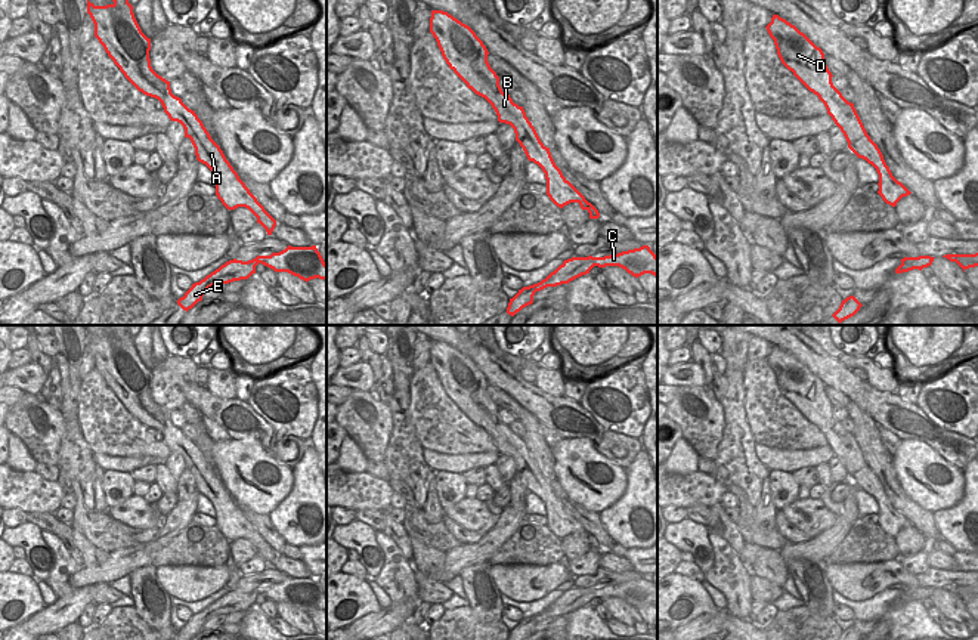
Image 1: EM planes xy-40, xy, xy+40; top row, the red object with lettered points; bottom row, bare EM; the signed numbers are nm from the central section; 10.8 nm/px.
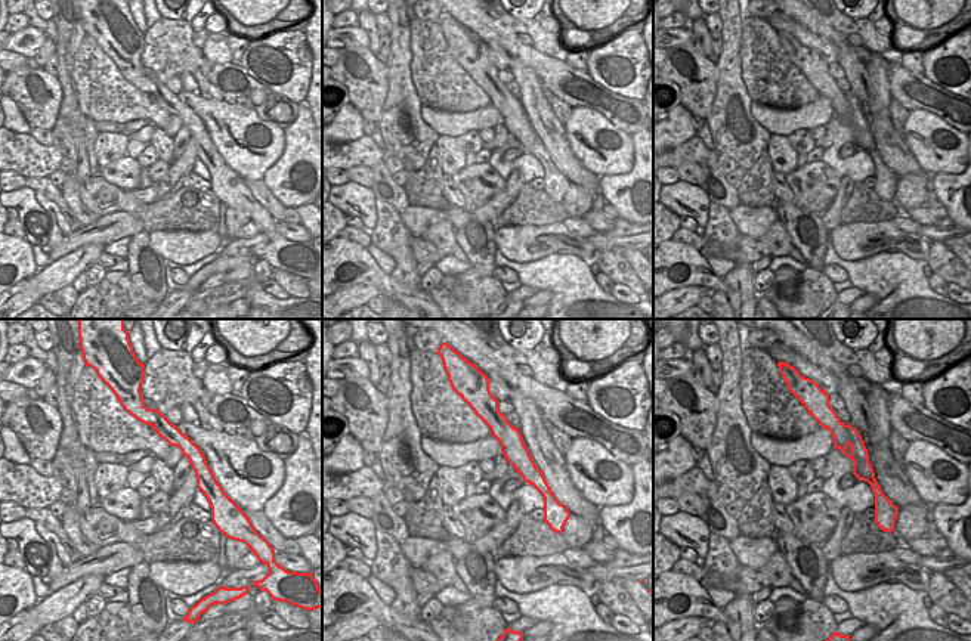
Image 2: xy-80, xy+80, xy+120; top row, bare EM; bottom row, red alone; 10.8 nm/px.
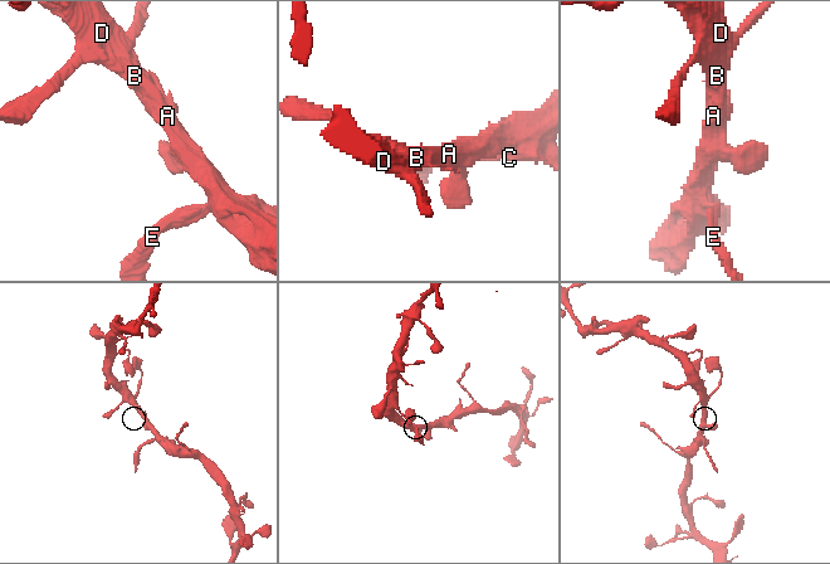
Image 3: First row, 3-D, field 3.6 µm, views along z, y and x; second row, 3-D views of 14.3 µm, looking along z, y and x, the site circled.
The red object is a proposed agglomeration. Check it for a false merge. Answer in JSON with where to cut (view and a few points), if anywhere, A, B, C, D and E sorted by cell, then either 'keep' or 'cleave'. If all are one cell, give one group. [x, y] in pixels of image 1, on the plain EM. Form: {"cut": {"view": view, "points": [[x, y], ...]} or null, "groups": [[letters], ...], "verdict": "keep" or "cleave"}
{"cut": null, "groups": [["A", "B", "C", "D", "E"]], "verdict": "keep"}

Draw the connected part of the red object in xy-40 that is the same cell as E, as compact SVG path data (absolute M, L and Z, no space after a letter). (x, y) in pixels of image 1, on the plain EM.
M288 576L279 584L272 584L270 587L257 587L248 593L236 590L226 593L199 613L192 615L185 627L177 631L177 636L182 640L192 640L198 633L202 631L202 627L208 619L216 615L229 615L233 612L248 610L253 605L256 605L256 597L259 594L273 600L275 603L288 603L306 613L315 609L326 612L326 594L324 593L316 576Z

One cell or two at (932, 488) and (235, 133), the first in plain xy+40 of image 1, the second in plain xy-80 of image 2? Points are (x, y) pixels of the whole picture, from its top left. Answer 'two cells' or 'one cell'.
one cell

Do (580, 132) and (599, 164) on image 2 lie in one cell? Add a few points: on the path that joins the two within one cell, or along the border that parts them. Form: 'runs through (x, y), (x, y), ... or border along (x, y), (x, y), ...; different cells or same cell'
runs through (575, 136), (593, 155); same cell

